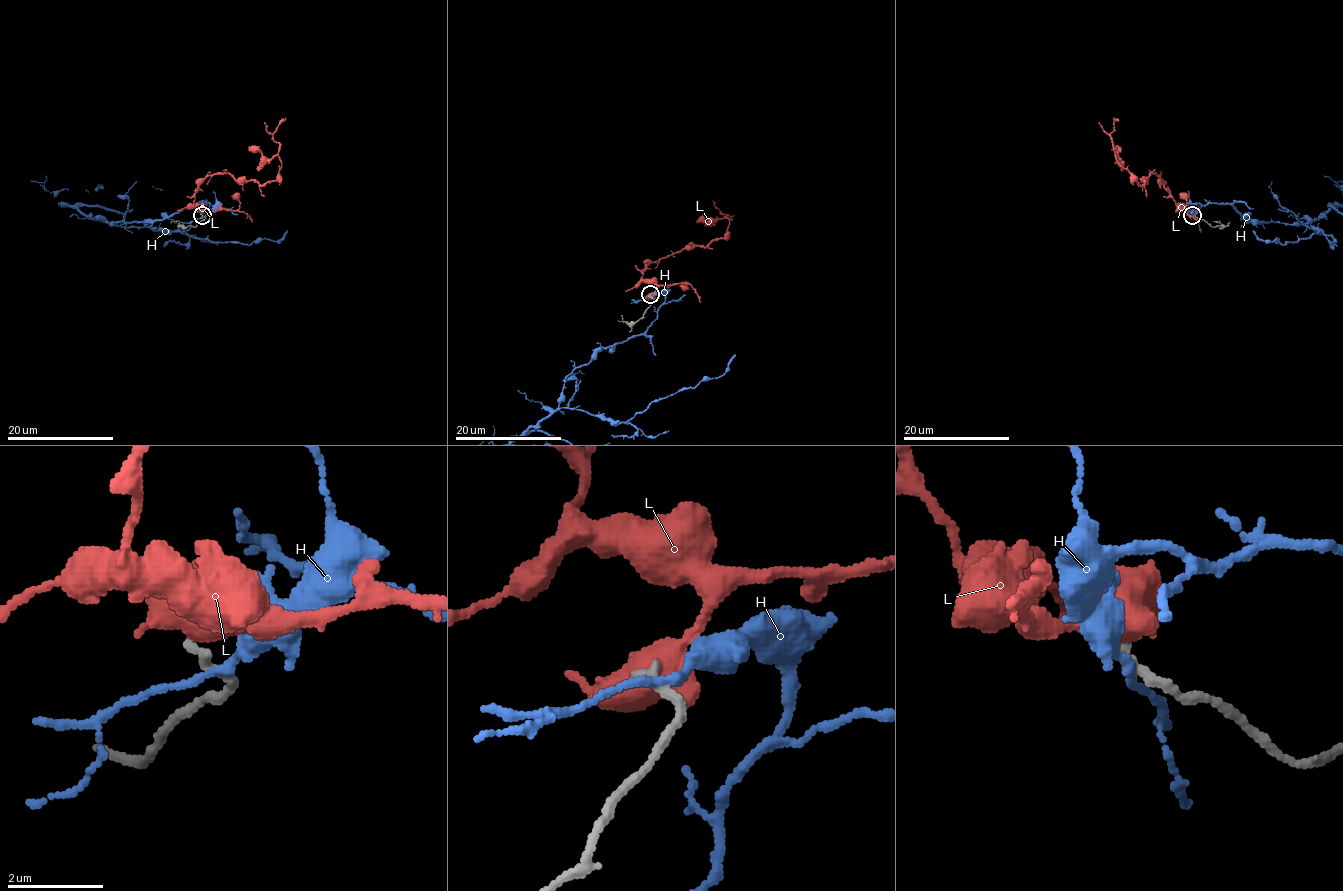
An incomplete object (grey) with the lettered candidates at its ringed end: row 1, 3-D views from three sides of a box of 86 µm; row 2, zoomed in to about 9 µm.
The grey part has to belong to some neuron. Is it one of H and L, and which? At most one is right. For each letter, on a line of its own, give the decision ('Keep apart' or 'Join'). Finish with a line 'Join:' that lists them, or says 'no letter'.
H: Keep apart
L: Keep apart
Join: no letter

